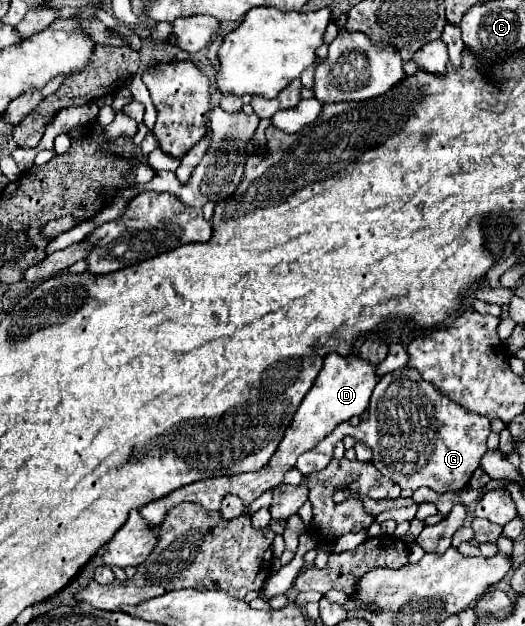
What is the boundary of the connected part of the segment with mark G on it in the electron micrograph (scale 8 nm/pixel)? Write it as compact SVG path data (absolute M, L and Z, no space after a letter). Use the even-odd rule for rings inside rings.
M404 366L380 378L370 398L370 414L360 426L352 428L348 422L336 426L332 434L298 458L296 468L308 476L328 466L334 446L346 434L368 444L372 448L374 466L400 488L428 486L436 492L458 492L466 488L470 476L480 466L480 458L486 454L490 420L482 414L464 410L426 382L416 368Z

